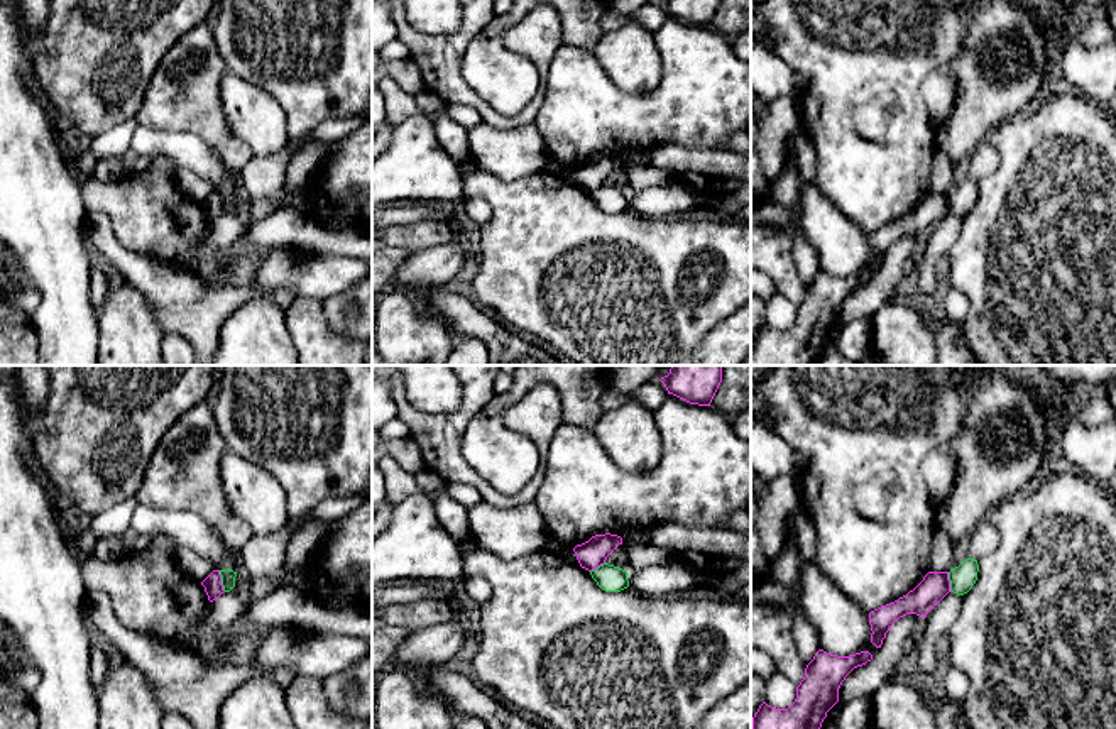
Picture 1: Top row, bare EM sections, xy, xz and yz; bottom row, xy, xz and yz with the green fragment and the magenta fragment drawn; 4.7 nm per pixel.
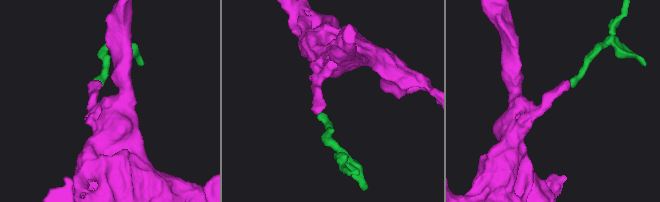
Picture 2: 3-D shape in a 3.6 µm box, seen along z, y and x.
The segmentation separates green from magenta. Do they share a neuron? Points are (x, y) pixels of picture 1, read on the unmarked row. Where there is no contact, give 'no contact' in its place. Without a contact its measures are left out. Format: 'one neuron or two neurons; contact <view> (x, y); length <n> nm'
two neurons; contact xy (222, 202); length 110 nm

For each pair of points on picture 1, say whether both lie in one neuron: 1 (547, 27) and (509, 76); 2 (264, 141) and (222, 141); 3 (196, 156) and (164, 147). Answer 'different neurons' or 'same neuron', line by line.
1: different neurons
2: different neurons
3: same neuron

